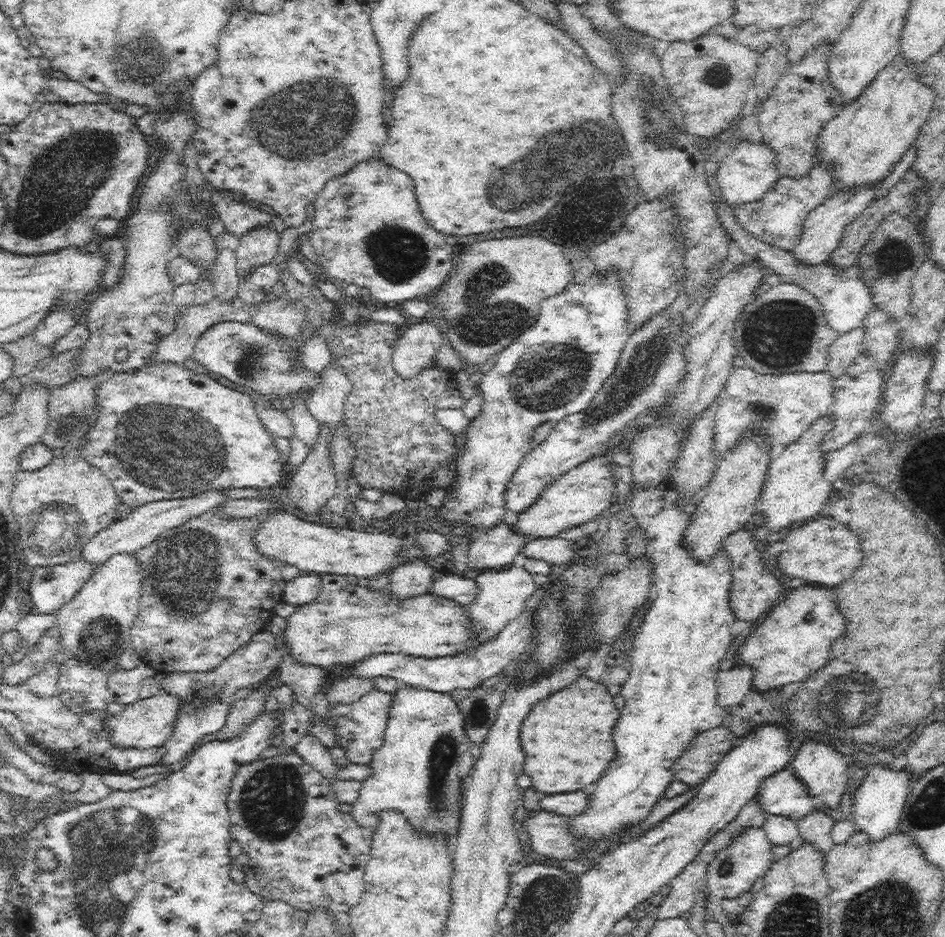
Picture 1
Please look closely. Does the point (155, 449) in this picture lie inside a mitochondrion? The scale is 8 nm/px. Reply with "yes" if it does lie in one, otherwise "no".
yes

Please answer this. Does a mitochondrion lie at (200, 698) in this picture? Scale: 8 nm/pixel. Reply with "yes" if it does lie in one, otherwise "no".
yes

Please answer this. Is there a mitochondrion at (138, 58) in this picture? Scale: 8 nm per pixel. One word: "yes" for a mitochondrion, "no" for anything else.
yes

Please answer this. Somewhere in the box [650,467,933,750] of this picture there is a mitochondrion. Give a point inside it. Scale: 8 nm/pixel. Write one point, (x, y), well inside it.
(816, 709)

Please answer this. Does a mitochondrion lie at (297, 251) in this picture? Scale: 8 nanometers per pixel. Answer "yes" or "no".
no

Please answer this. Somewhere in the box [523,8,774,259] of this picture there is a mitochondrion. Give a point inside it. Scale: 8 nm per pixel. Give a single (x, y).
(657, 122)

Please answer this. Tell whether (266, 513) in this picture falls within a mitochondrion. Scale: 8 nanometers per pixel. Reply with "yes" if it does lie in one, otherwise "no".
no

